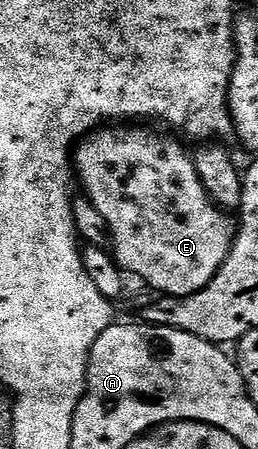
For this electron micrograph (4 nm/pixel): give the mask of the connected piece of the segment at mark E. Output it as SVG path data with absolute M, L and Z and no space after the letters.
M106 125L95 130L85 141L77 144L72 155L72 167L77 182L82 183L85 198L100 209L106 227L110 230L112 254L127 276L139 275L154 291L163 296L191 295L224 265L234 243L236 223L227 212L208 197L204 185L194 168L191 152L185 151L174 139L149 131L146 125Z

